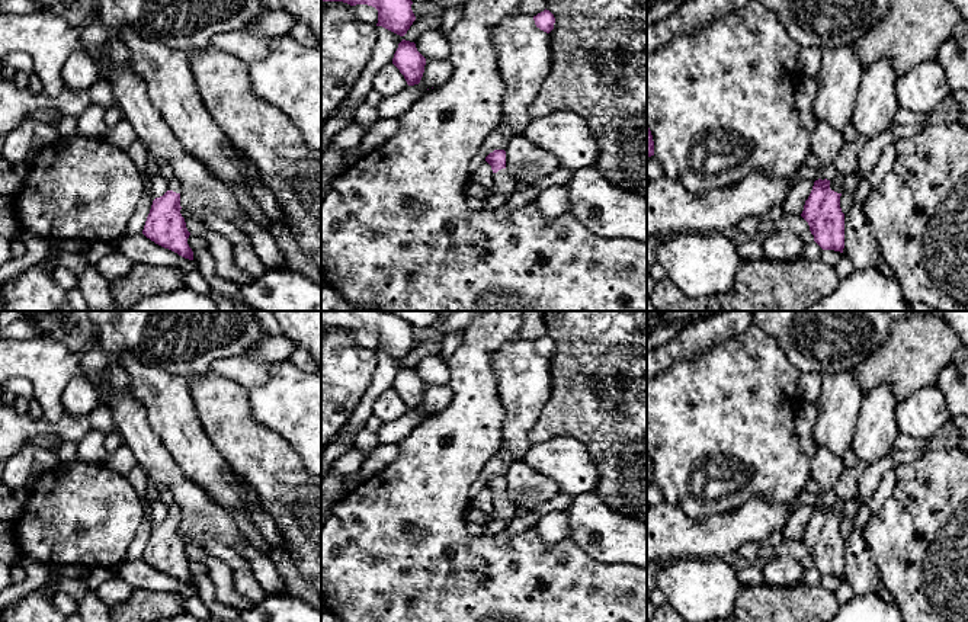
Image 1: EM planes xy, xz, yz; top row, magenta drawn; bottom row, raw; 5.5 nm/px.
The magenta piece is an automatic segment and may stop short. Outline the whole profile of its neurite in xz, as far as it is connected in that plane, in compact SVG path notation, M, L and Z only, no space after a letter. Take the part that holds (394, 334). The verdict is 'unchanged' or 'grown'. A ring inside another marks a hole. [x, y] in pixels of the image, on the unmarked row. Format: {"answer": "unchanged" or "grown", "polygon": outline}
{"answer": "unchanged", "polygon": "M321 311L321 327L372 331L378 336L376 352L400 362L404 362L416 346L413 327L387 311Z"}

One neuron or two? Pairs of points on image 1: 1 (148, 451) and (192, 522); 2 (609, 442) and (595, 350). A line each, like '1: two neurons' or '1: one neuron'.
1: one neuron
2: one neuron

